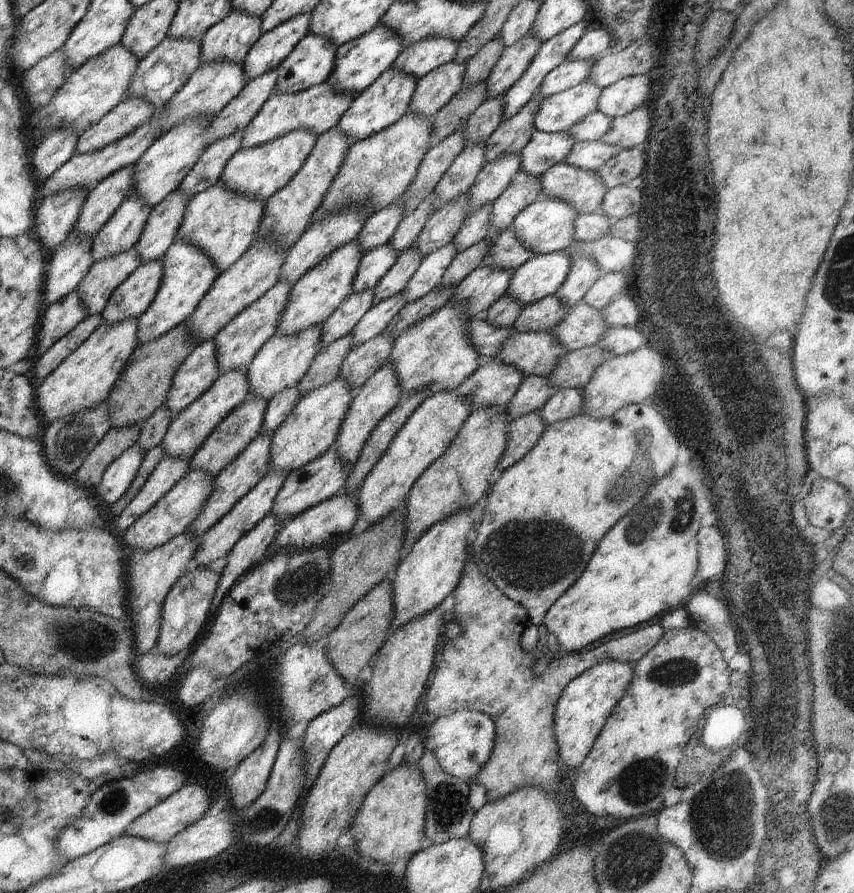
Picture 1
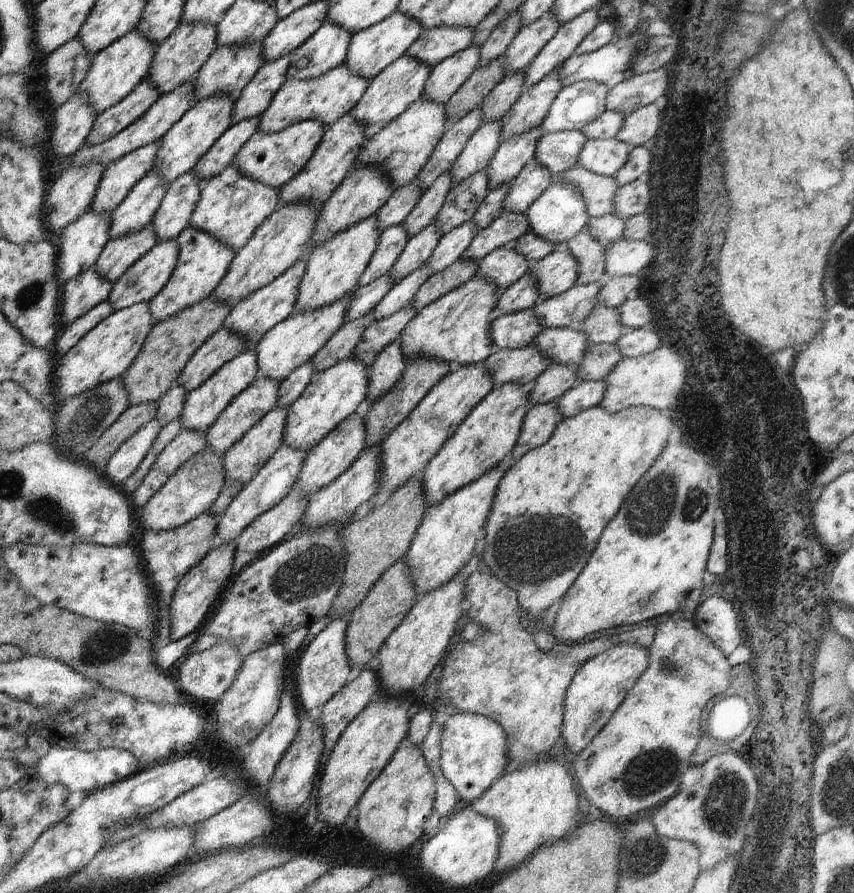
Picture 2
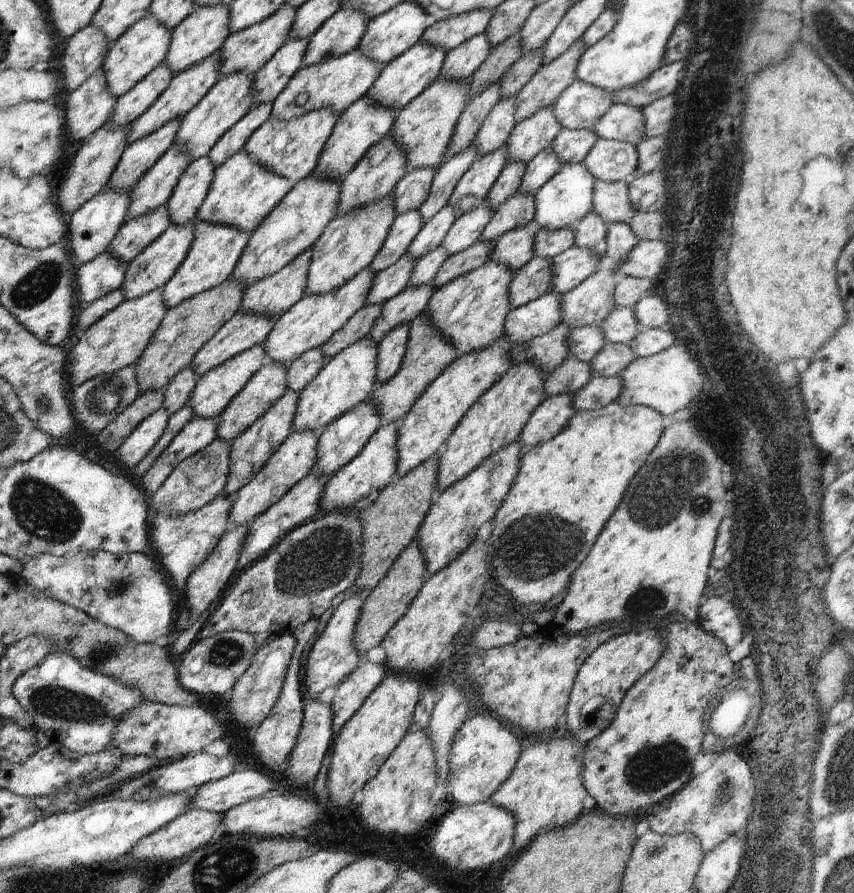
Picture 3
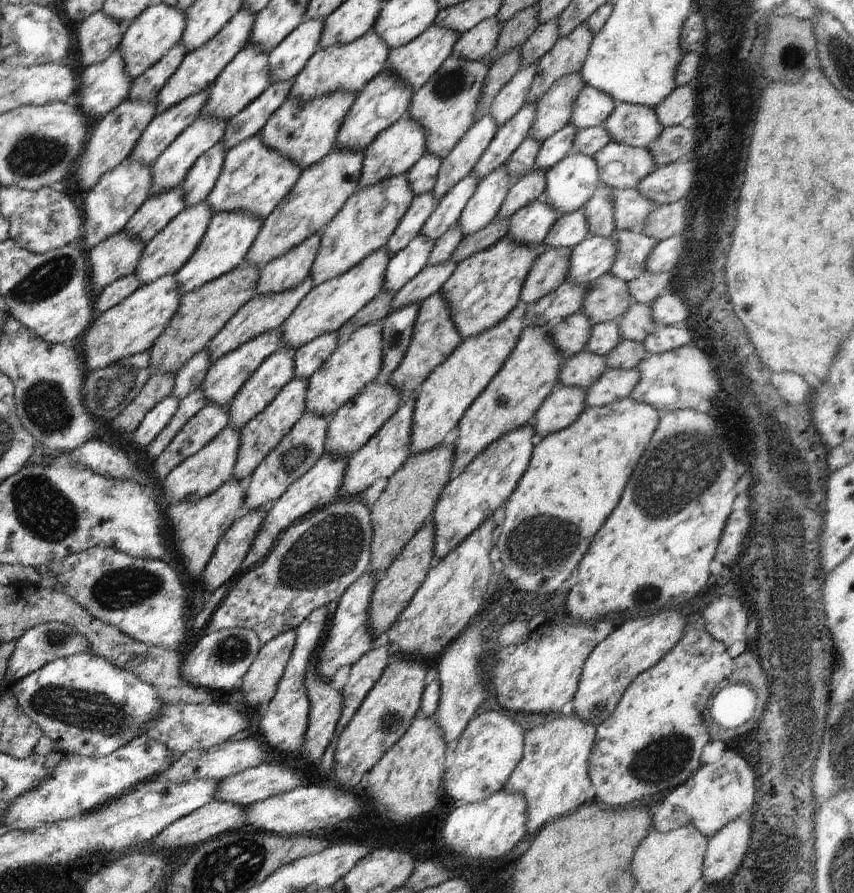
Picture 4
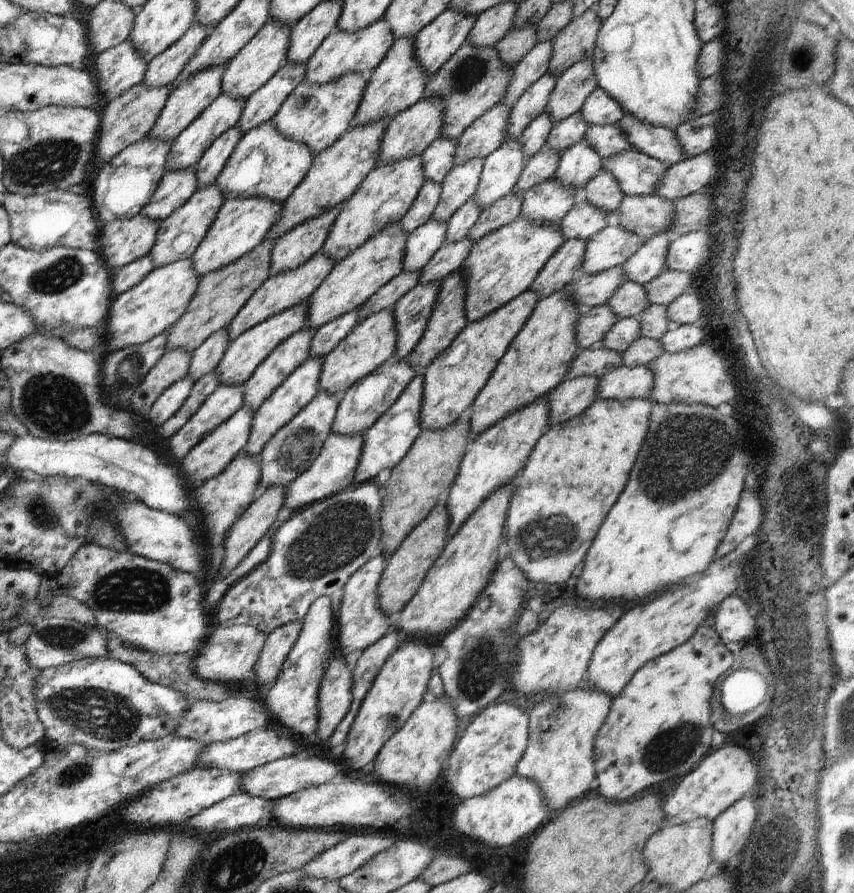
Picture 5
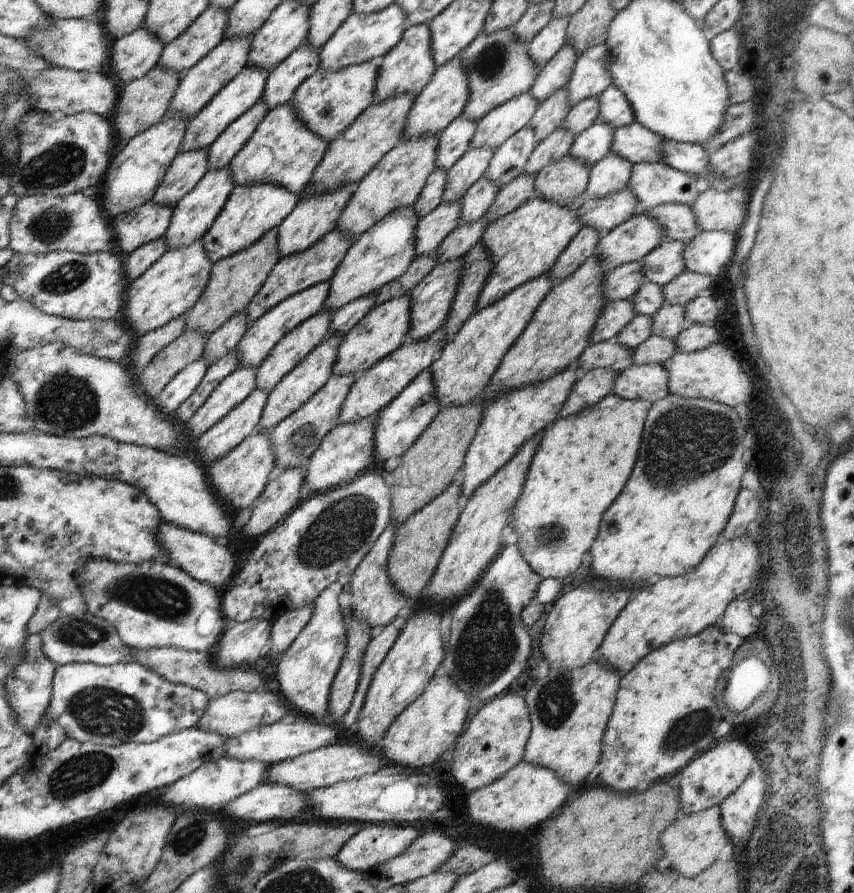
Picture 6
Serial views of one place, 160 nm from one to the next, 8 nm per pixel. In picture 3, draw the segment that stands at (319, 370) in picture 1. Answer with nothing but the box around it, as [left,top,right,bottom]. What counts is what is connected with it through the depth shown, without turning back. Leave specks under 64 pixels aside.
[321,305,383,360]

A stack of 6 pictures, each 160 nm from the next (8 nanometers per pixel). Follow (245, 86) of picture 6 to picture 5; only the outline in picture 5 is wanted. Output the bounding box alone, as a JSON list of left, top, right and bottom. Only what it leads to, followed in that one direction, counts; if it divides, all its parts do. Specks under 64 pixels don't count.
[165,93,246,172]

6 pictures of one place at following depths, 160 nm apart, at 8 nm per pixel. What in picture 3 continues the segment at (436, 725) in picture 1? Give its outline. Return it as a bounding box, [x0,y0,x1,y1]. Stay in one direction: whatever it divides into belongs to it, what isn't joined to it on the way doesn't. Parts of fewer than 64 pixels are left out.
[447,716,522,805]

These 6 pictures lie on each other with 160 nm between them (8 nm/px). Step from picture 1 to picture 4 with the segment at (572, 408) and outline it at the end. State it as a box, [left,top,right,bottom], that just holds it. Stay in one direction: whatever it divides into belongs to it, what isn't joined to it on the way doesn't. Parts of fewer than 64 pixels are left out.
[585,369,640,407]

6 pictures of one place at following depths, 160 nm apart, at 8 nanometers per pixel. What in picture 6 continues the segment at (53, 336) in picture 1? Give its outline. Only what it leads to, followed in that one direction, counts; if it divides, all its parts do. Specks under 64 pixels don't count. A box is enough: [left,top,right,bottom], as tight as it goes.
[112,203,173,255]

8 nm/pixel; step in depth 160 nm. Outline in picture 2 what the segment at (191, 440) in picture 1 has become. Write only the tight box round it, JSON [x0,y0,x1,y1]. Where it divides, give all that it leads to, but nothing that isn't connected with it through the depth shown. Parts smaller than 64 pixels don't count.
[177,350,259,432]

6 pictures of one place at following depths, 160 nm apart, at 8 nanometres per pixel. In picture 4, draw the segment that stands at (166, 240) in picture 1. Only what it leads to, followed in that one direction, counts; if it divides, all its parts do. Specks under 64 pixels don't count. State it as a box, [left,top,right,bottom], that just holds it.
[180,142,226,208]

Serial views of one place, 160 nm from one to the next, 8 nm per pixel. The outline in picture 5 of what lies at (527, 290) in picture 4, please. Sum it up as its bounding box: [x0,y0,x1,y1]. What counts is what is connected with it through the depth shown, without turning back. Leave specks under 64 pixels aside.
[529,239,586,299]

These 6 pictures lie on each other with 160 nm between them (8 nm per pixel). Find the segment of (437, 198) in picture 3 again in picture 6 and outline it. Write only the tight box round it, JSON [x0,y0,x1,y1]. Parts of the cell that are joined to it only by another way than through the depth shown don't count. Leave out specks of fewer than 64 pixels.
[469,93,539,150]

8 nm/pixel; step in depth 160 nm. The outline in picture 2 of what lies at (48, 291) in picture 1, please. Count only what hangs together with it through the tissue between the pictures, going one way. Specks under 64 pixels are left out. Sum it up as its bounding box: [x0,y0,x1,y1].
[56,210,110,284]

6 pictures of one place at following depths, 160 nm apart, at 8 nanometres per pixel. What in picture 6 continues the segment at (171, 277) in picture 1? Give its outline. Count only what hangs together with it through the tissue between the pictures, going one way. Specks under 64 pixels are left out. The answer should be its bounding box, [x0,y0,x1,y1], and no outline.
[203,183,299,264]

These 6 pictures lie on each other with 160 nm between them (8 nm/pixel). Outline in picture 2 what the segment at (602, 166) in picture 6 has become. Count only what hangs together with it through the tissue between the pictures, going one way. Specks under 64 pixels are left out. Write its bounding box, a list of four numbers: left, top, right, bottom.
[567,226,606,285]

